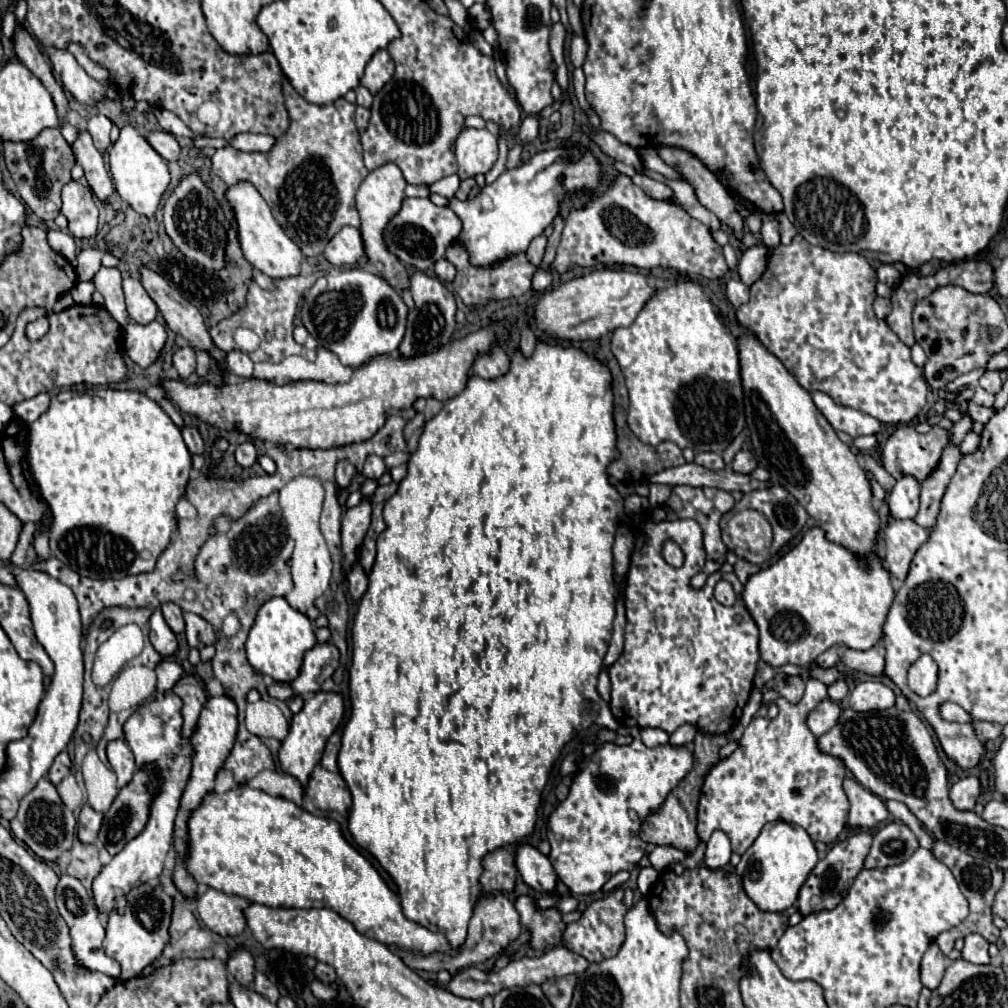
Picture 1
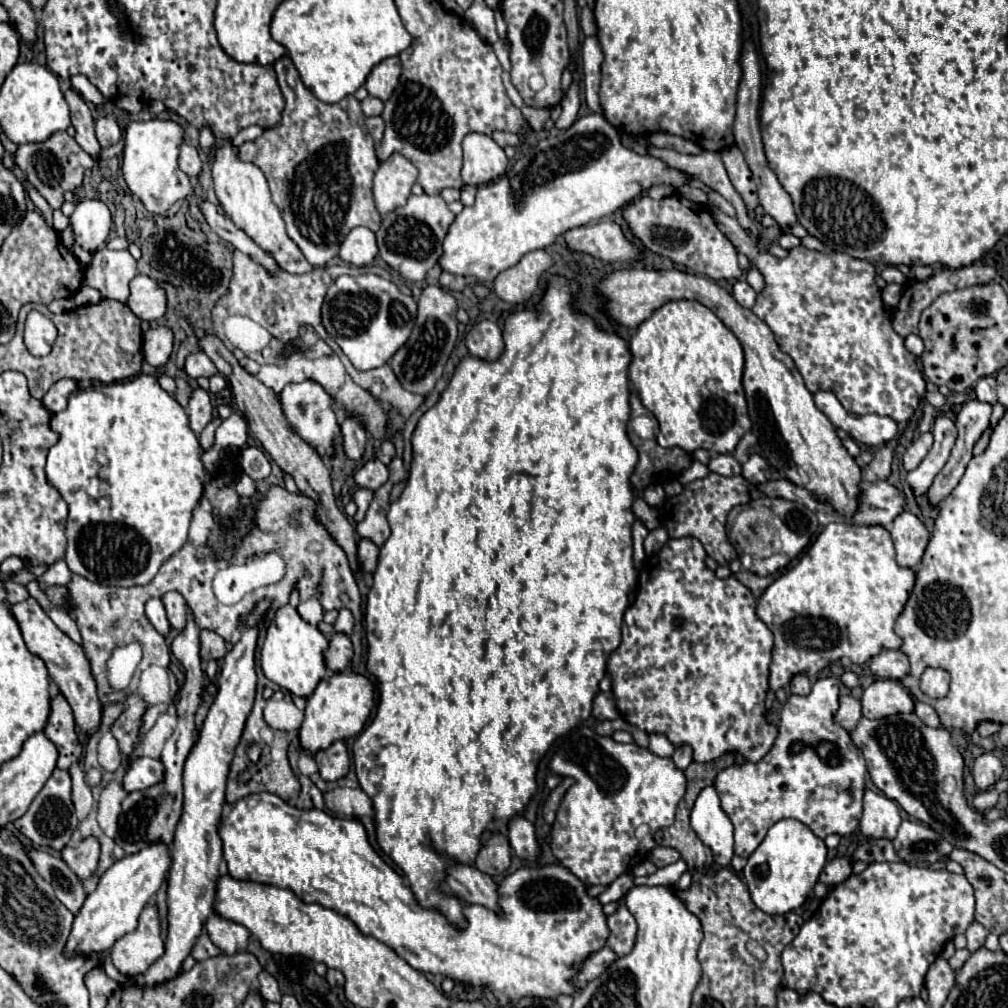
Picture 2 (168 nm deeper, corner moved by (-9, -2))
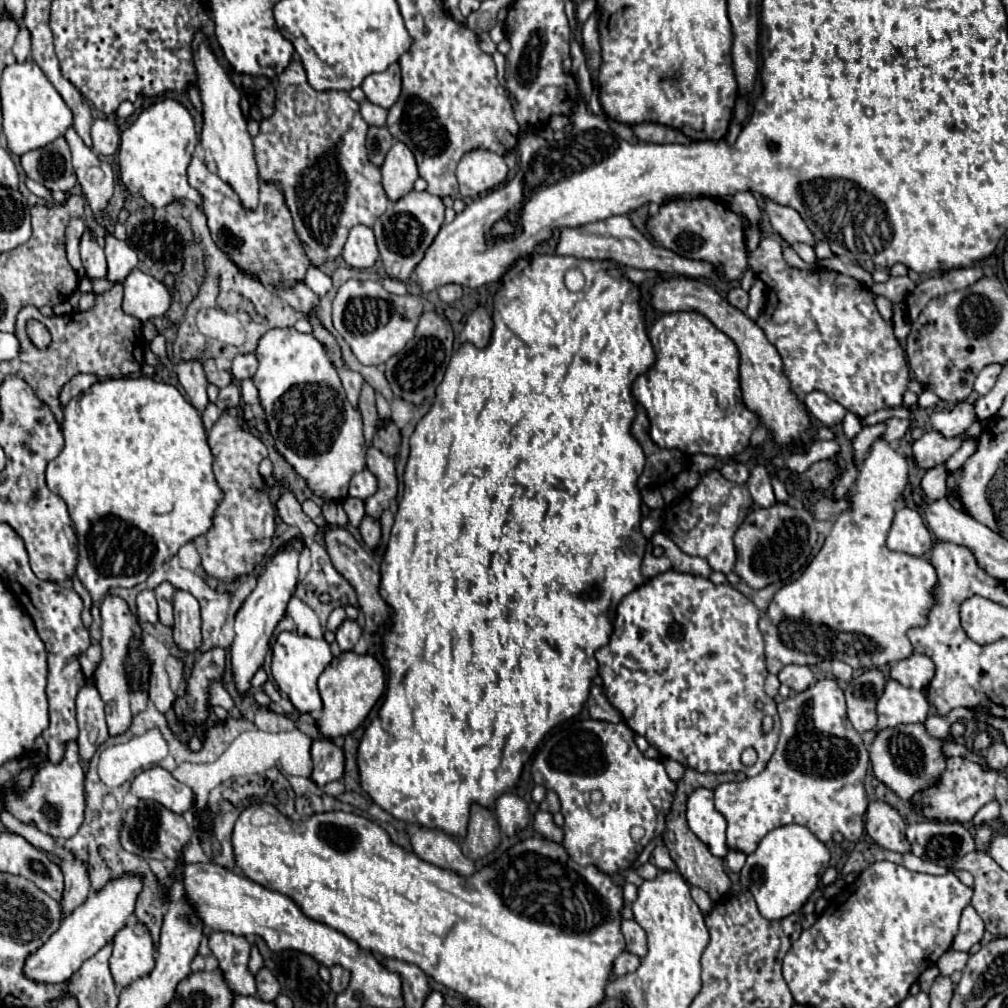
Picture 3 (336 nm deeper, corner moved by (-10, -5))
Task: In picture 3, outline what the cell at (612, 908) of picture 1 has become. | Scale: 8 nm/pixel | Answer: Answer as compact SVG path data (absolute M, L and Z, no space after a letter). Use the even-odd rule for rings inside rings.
M622 921L622 933L626 937L626 951L644 957L648 951L644 929L636 921Z

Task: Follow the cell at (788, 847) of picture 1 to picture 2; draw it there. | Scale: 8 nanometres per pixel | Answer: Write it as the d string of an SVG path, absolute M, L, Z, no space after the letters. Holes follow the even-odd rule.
M779 820L769 828L759 848L747 858L743 878L759 910L765 914L787 914L805 902L807 892L817 884L825 862L827 846L821 838L799 820Z

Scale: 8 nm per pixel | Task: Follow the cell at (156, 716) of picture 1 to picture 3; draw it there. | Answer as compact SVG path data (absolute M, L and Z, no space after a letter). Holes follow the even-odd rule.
M122 875L110 881L104 889L92 893L84 905L80 905L70 917L66 917L60 929L42 945L34 955L26 957L24 975L34 979L36 983L62 983L72 977L78 967L90 959L98 949L114 939L114 935L124 927L126 919L134 913L136 897L142 889L142 881L138 877Z

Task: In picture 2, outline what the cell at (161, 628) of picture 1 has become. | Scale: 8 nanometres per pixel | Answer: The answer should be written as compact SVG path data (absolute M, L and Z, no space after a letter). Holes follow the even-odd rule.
M151 598L147 604L145 604L145 614L149 618L149 622L155 626L155 630L161 634L161 636L167 636L169 634L169 620L165 616L165 606L161 604L161 598Z

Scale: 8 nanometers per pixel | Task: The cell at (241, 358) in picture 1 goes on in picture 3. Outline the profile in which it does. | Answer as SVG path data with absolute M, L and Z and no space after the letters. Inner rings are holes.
M238 353L234 359L232 359L232 375L242 381L242 379L252 379L254 373L258 369L258 361L254 357L254 353Z

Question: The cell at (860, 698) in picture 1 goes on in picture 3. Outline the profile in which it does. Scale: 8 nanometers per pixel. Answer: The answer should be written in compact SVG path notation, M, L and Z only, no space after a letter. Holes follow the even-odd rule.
M888 679L886 689L878 699L876 711L878 711L878 725L862 735L866 745L870 745L874 735L878 735L878 731L886 727L896 727L902 723L924 723L930 711L930 703L924 691L914 691L902 687L894 679Z

